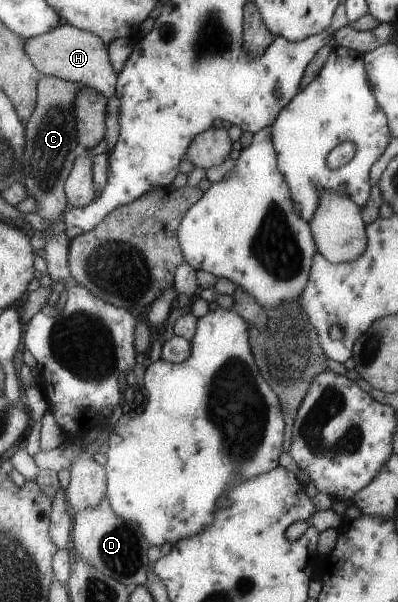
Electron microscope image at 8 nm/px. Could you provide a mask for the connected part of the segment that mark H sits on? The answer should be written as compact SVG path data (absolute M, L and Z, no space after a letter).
M66 24L23 40L24 52L40 76L55 76L75 82L108 98L114 95L117 73L109 63L106 45L96 35Z

